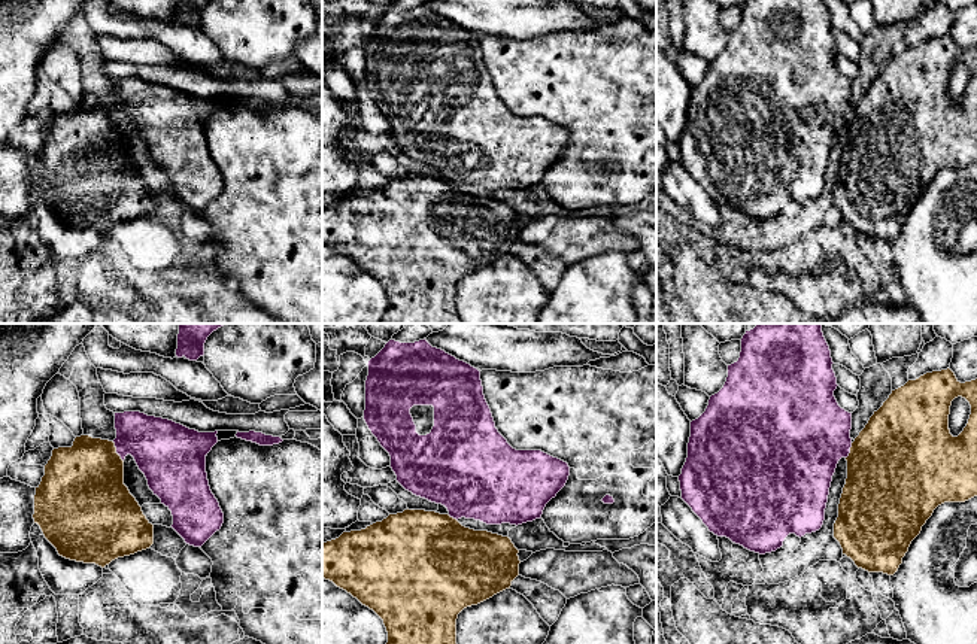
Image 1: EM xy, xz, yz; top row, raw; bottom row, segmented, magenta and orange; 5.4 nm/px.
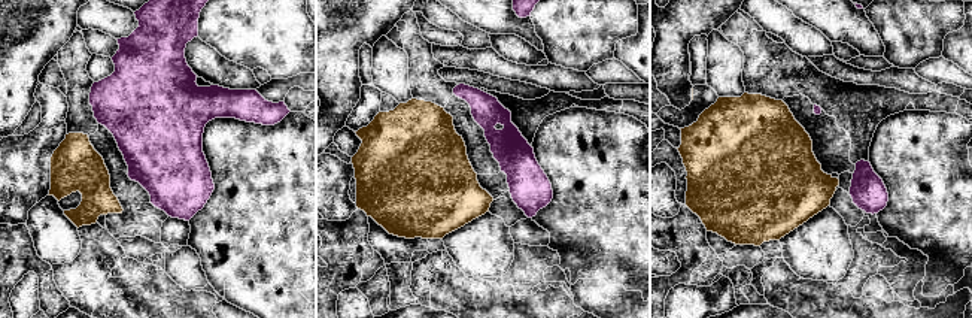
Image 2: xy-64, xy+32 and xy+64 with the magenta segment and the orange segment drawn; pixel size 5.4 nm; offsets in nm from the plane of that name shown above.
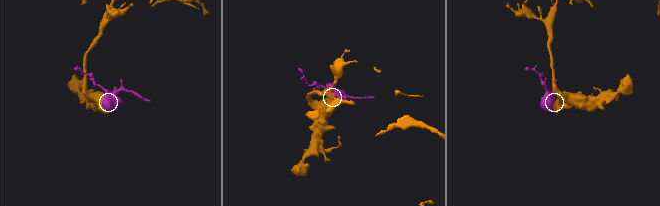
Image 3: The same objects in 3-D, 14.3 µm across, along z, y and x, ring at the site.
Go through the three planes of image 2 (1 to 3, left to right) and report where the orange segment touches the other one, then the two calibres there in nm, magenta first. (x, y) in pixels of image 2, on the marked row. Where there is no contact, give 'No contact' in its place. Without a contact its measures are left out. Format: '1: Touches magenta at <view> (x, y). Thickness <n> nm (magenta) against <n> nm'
1: No contact
2: No contact
3: No contact

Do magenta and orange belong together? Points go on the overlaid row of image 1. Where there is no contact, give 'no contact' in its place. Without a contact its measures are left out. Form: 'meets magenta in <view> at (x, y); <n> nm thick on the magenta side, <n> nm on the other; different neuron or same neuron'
meets magenta in xy at (117, 452); 320 nm thick on the magenta side, 440 nm on the other; same neuron

